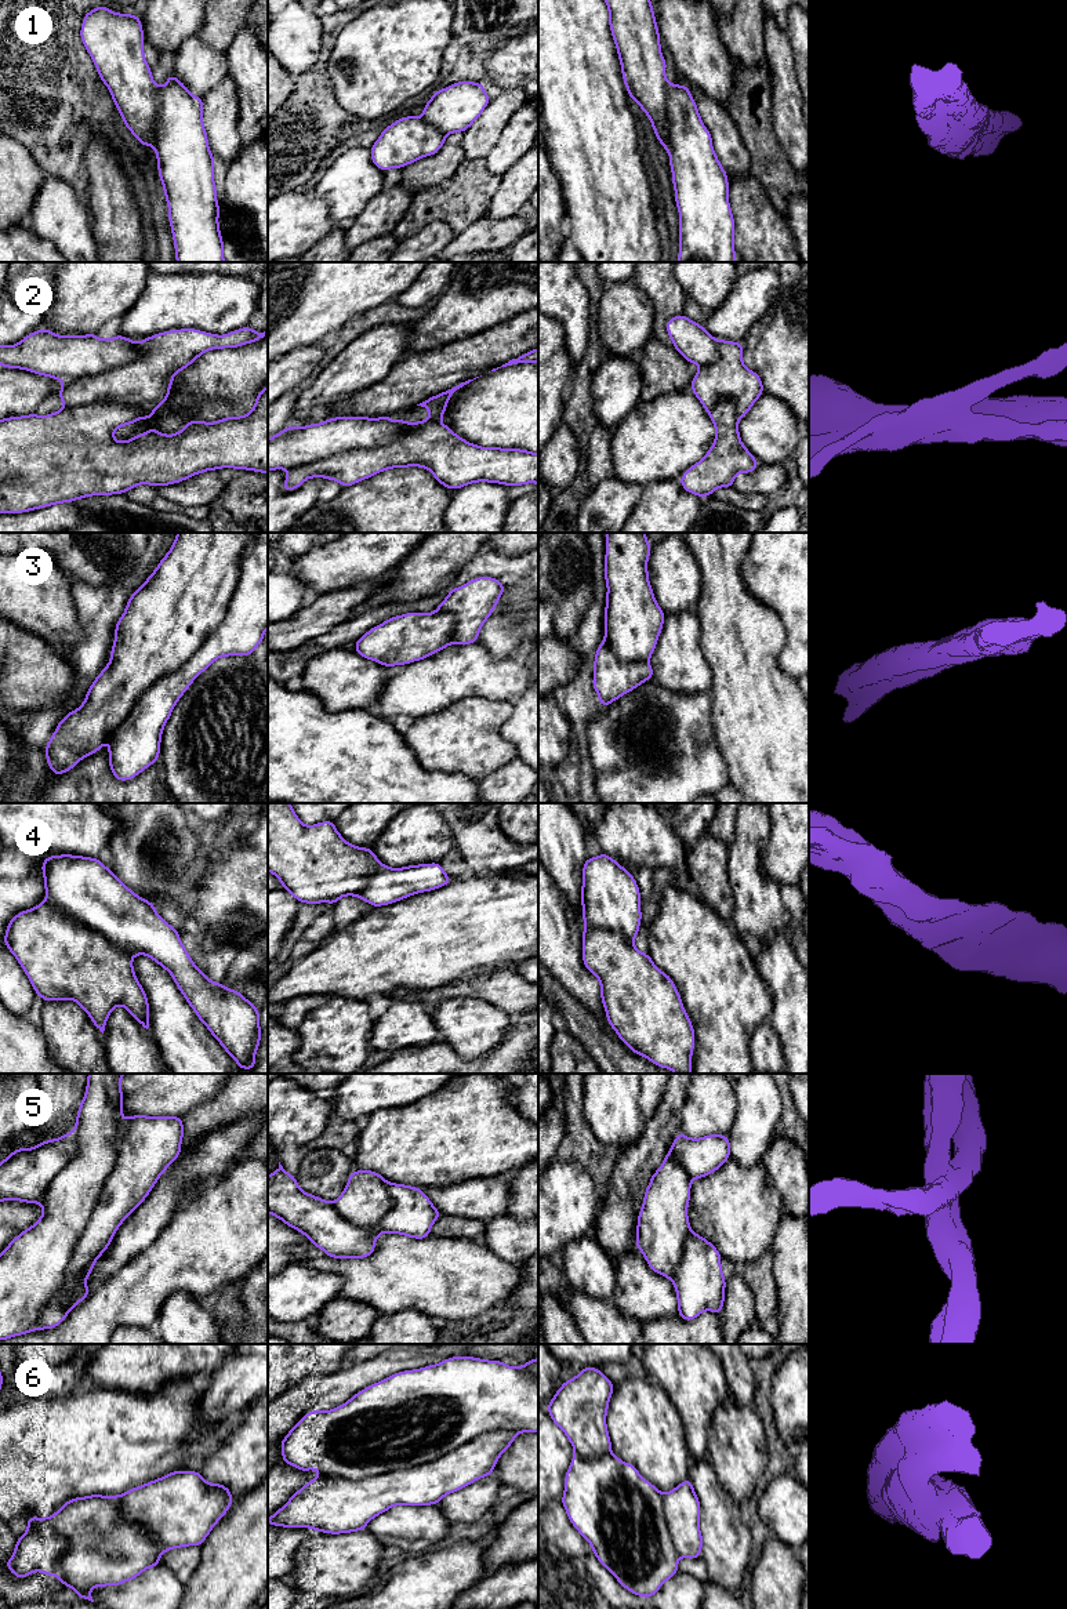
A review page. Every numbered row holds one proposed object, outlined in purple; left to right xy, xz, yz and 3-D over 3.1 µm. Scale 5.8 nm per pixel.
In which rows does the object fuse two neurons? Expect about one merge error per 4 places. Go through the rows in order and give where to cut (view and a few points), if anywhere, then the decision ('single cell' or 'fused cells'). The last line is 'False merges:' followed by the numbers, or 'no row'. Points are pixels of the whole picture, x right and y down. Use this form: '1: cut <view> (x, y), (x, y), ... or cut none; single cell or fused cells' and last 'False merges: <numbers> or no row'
1: cut none; single cell
2: cut xz (438, 420), (418, 421), (391, 442), (338, 451), (289, 469); fused cells
3: cut none; single cell
4: cut none; single cell
5: cut xy (73, 1132), (76, 1143), (75, 1155), (37, 1202); fused cells
6: cut xz (518, 1431), (485, 1431), (434, 1460), (358, 1479), (322, 1474); fused cells
False merges: 2, 5, 6

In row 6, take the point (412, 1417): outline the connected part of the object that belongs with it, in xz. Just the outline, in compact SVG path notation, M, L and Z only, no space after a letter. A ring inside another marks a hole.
M475 1356L395 1373L331 1410L308 1412L280 1442L284 1464L359 1481L418 1467L484 1432L538 1432L538 1358L523 1366Z

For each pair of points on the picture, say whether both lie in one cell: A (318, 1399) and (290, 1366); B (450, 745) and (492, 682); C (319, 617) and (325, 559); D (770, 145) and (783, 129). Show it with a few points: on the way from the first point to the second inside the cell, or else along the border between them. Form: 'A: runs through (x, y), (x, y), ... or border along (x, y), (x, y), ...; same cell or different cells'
A: border along (333, 1372), (312, 1373), (282, 1394); different cells
B: border along (505, 700), (463, 697), (449, 707); different cells
C: border along (352, 583), (319, 596); different cells
D: border along (770, 105), (773, 133), (791, 166); different cells

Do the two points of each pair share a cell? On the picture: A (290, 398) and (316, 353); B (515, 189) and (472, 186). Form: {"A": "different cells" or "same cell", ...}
{"A": "different cells", "B": "different cells"}

